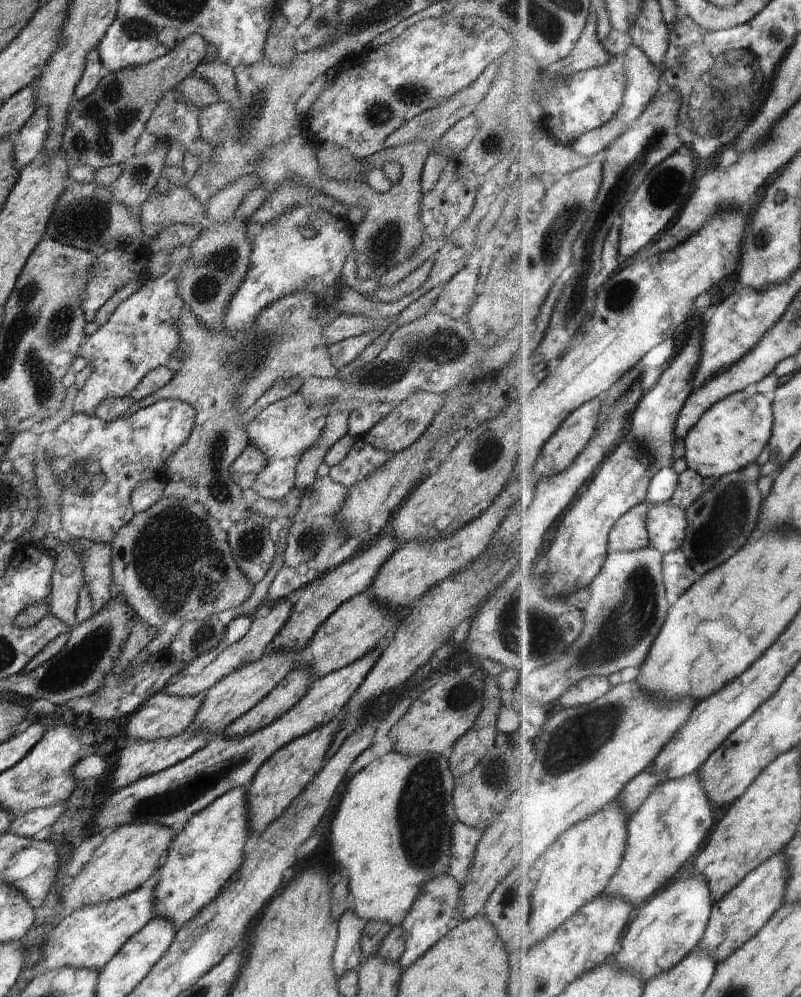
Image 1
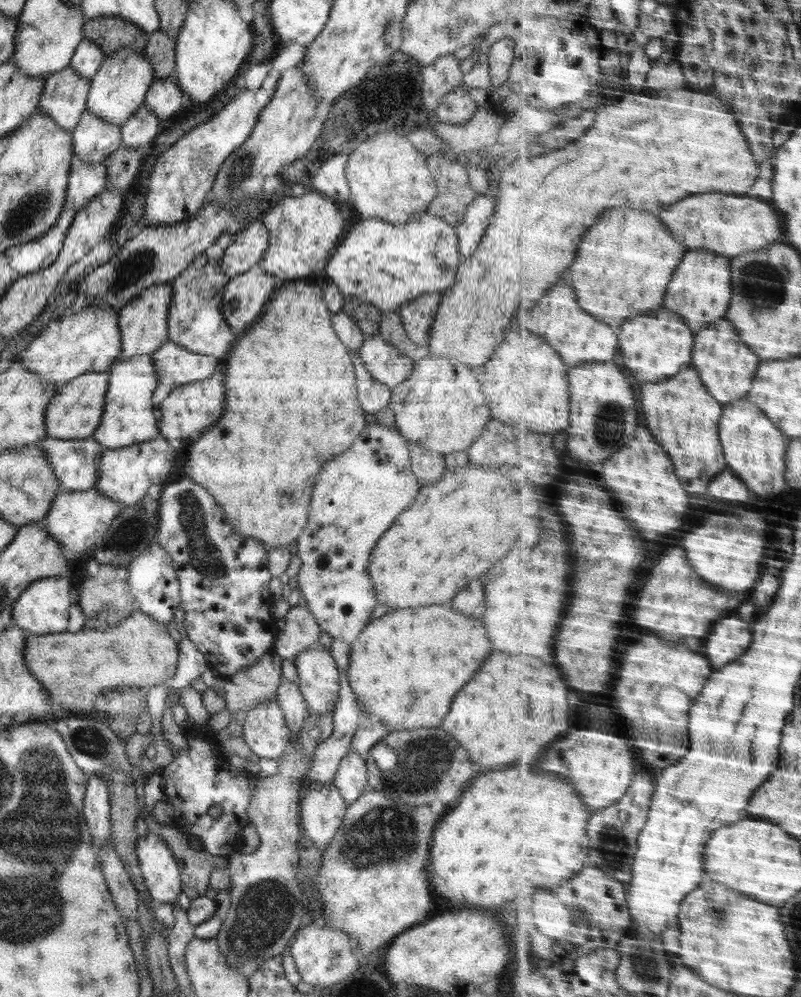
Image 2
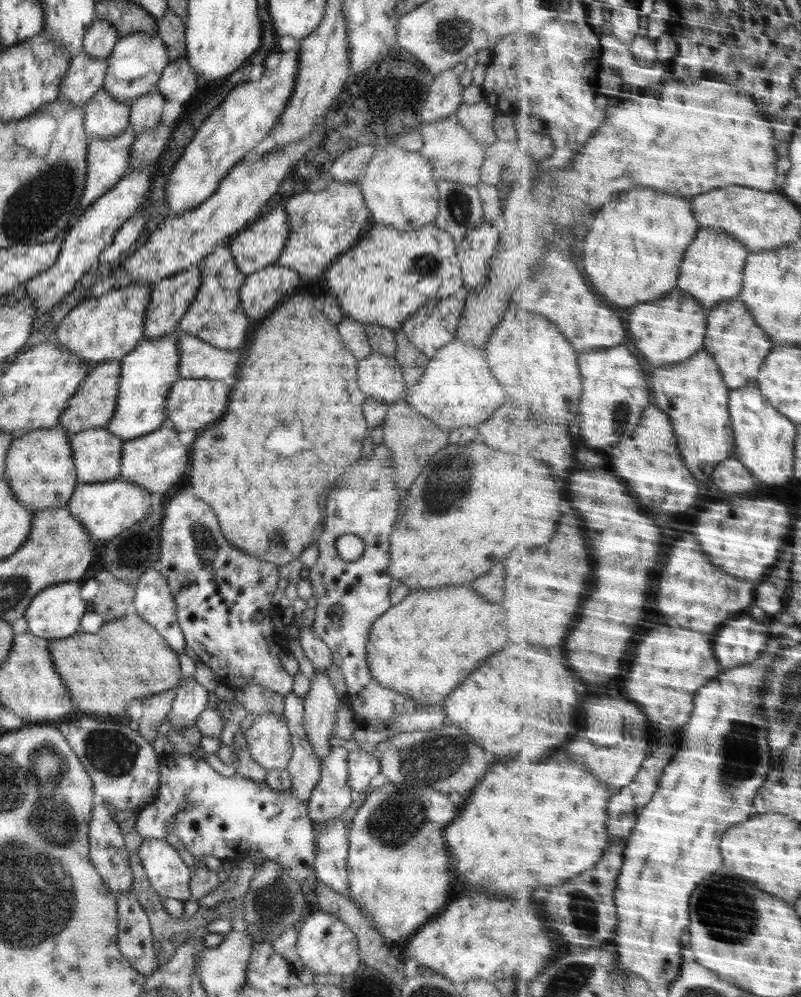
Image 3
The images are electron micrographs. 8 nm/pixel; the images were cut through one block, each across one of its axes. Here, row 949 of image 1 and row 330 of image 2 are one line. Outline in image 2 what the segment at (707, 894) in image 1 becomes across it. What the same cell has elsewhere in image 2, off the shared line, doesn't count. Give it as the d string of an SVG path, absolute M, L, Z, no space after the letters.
M664 306L657 311L634 317L634 320L628 320L624 324L624 330L619 332L624 366L628 367L641 384L660 382L676 376L692 365L697 334L680 313Z

